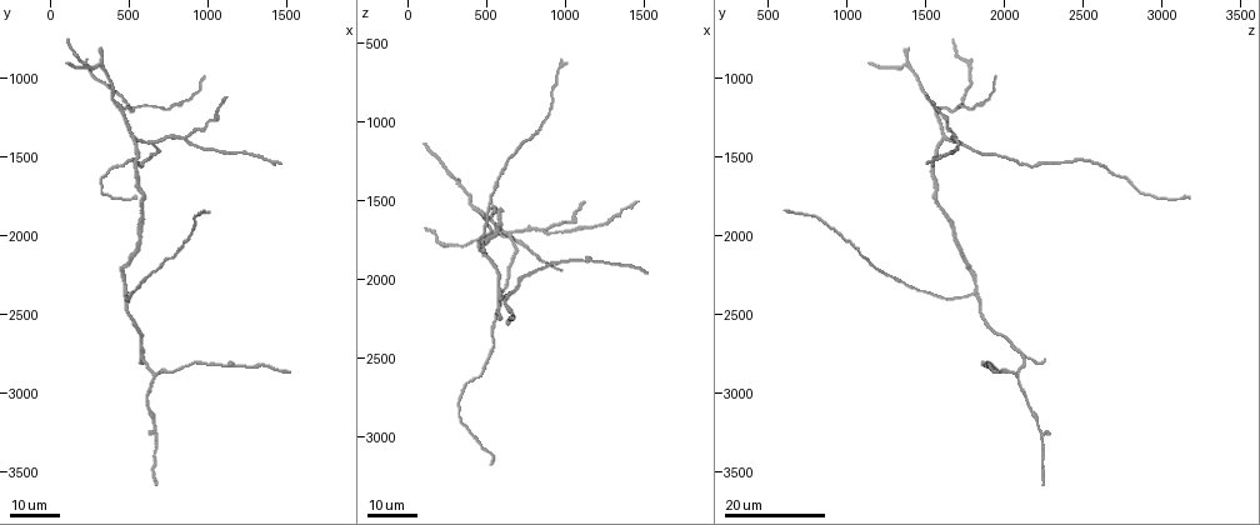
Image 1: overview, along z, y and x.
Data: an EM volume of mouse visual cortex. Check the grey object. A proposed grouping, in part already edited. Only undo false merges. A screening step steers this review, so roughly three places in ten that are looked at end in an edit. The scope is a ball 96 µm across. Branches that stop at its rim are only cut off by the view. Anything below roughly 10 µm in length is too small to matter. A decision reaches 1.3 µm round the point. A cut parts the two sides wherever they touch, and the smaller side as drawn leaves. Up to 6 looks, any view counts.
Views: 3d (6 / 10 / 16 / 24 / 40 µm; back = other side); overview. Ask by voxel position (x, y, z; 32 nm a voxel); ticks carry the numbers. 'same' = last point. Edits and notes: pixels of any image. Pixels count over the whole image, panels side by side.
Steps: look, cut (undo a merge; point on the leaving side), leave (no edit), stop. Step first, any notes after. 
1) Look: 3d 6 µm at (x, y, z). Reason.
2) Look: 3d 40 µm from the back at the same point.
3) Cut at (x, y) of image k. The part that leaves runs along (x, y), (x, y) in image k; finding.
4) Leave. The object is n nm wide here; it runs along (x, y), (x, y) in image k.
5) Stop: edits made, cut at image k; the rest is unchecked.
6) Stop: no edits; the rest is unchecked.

Look: 3d 24 µm at (880, 1400, 1680).

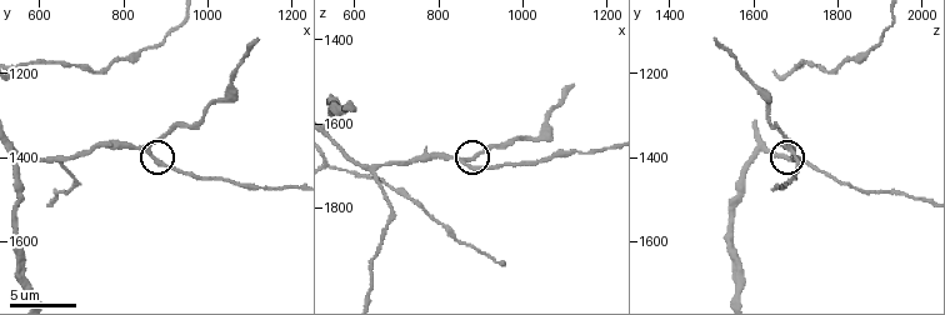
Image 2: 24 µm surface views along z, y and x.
Look: 3d 10 µm at (860, 1380, 1685).

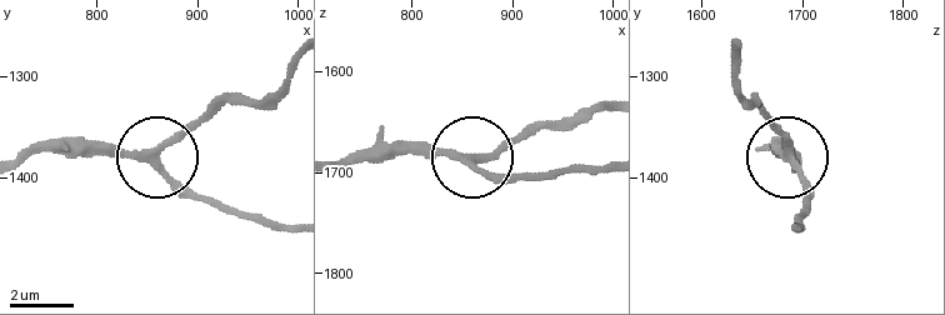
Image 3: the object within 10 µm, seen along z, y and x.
Look: 3d 10 µm from the back at (856, 1384, 1692).

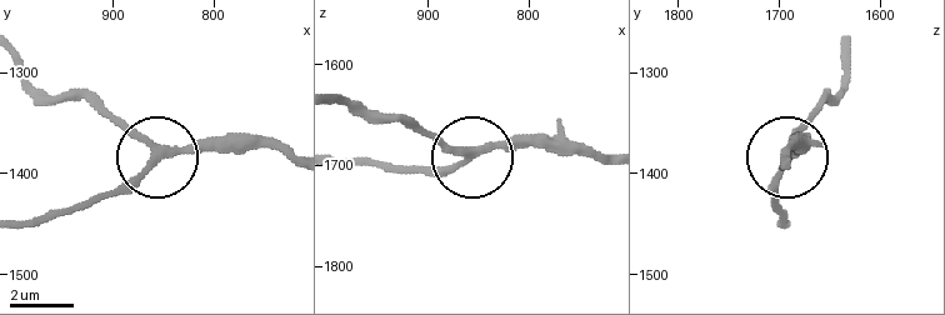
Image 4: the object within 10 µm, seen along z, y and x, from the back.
Leave. It runs along (605, 159), (581, 145), (451, 153), (406, 115) in image 4; all the same cell.

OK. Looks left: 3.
Look: 3d 10 µm at (650, 1410, 1715). Arms part here.

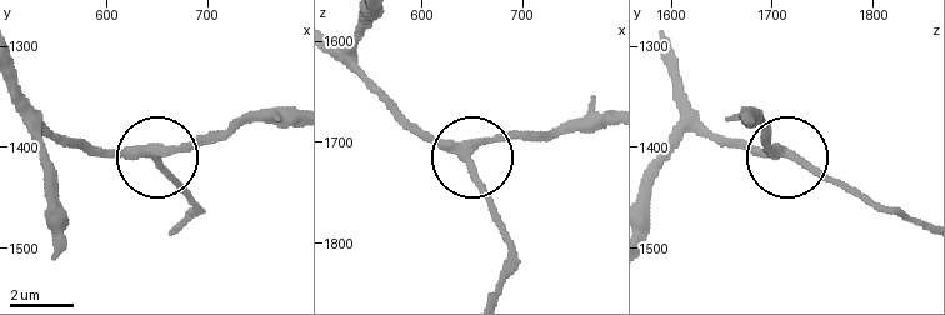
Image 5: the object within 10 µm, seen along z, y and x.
Leave. 3 arms meet here; it runs along (54, 185), (40, 129), (103, 153), (159, 153), (229, 136) in image 5; continuous, no second cell.

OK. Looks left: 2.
Look: 3d 24 µm at (520, 1380, 1620). Three arms meet.

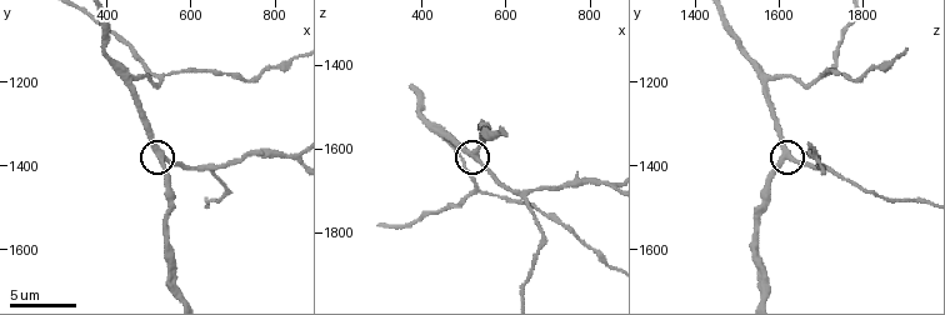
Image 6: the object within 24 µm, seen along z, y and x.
Look: 3d 6 µm at (530, 1375, 1620).

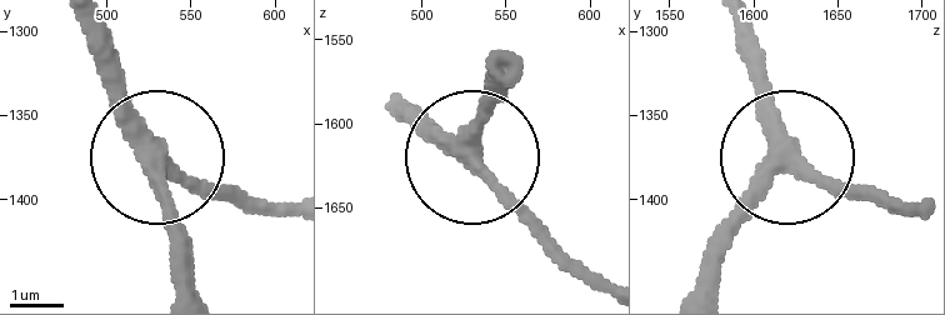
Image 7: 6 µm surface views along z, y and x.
Leave. 3 arms meet here; it runs along (188, 290), (151, 129), (98, 65) in image 7; one cell here.

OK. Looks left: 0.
Stop: no edits; the rest is unchecked.

